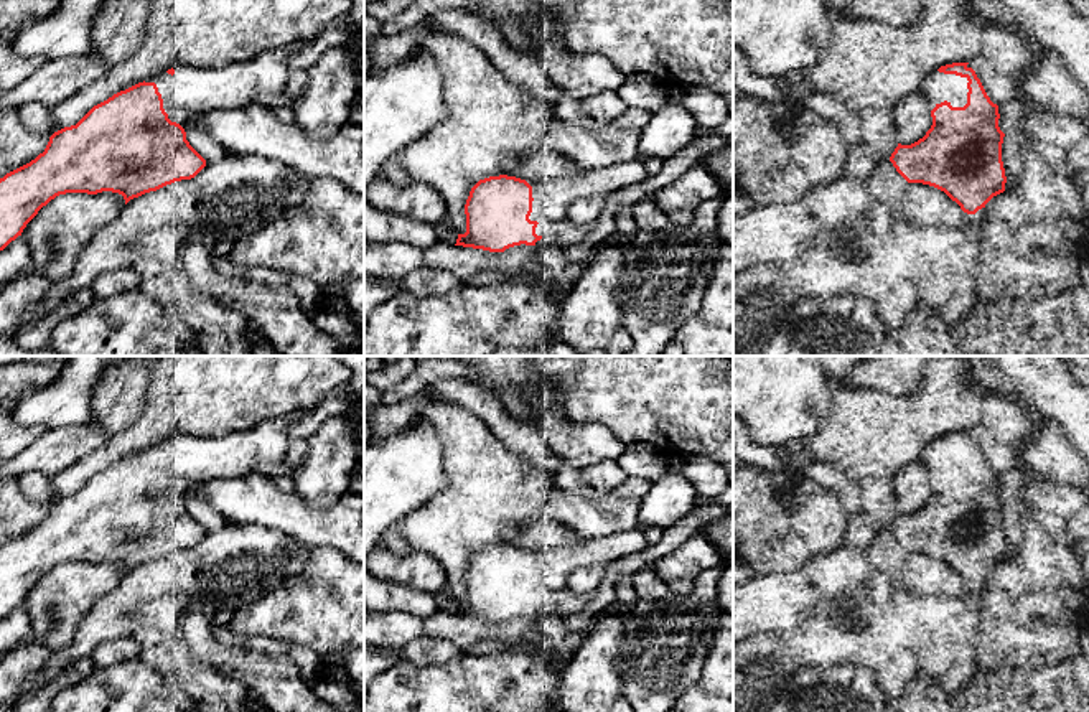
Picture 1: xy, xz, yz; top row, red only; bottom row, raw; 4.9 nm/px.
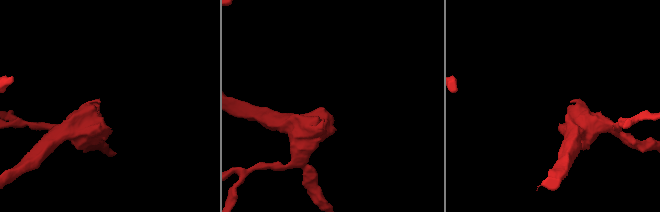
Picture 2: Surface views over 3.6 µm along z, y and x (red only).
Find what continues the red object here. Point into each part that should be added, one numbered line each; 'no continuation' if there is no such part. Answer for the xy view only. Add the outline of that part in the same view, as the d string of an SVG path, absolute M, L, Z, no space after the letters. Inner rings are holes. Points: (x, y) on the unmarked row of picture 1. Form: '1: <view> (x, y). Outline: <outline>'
1: xy (190, 459). Outline: M303 412L259 422L255 427L216 438L175 435L175 443L158 442L145 452L155 452L168 488L175 491L185 481L239 478L255 471L260 463L282 463L290 438L287 425L303 419Z

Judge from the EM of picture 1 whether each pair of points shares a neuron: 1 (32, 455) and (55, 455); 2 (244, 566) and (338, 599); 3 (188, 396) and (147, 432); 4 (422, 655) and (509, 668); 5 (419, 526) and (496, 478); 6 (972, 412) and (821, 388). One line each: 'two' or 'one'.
1: one
2: two
3: one
4: two
5: one
6: two

